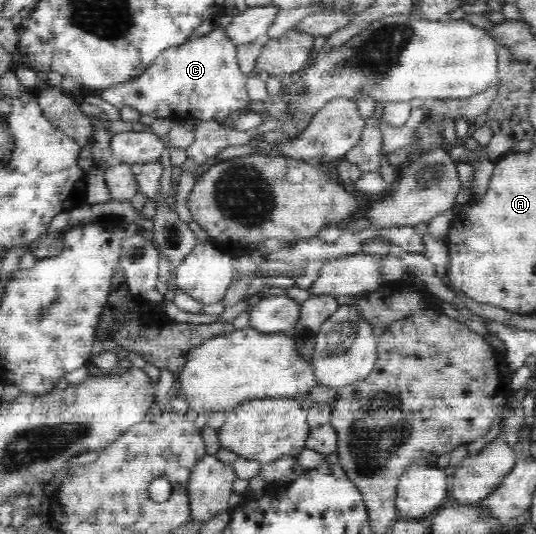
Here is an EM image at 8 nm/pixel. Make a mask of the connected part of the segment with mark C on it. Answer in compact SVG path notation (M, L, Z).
M215 27L207 35L189 38L179 46L164 50L137 80L105 89L99 95L113 106L130 106L153 118L180 120L186 124L211 119L225 120L229 116L236 116L241 108L245 108L252 101L247 91L247 74L241 70L238 62L238 46L227 28Z

